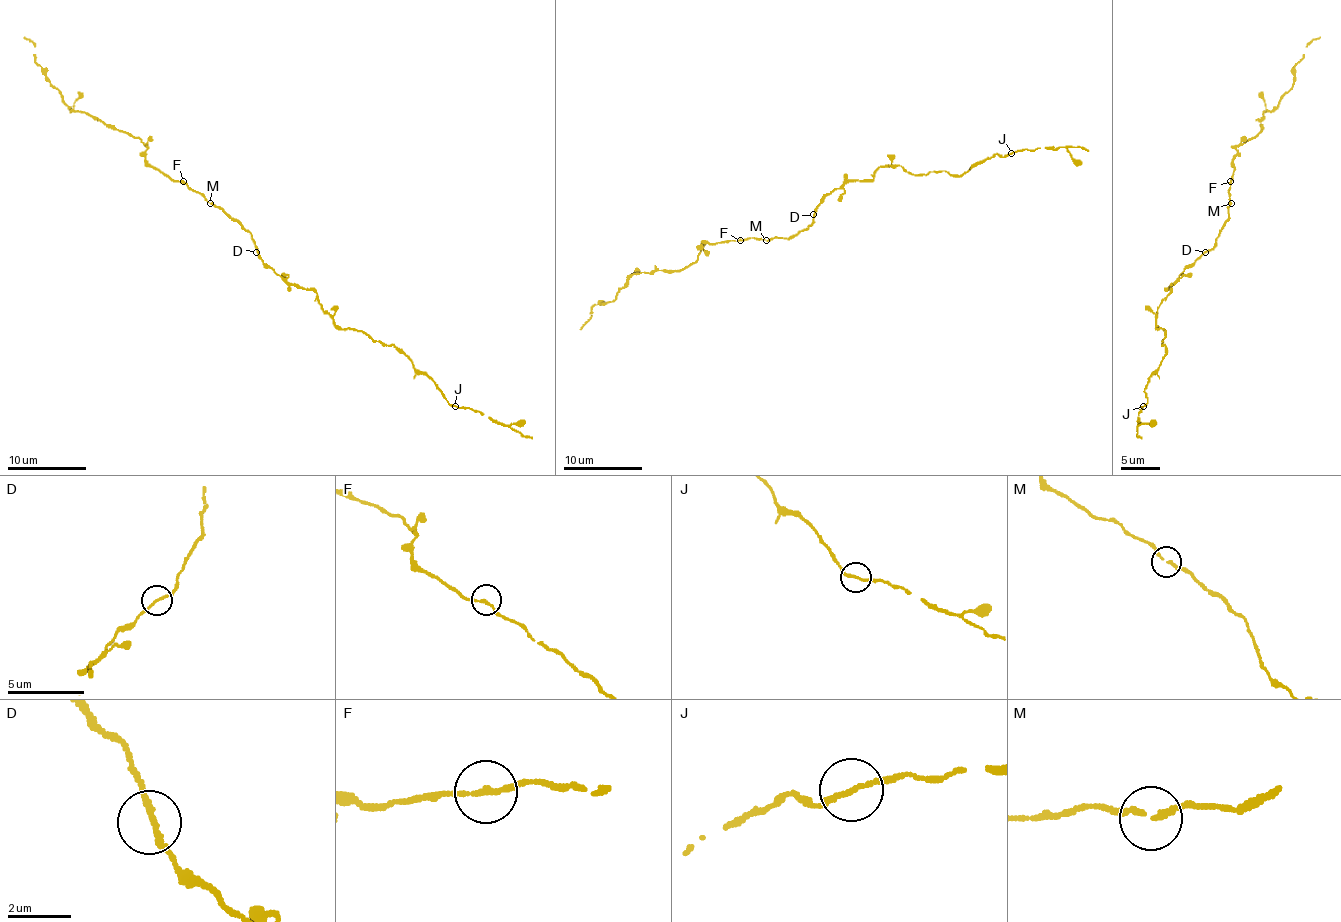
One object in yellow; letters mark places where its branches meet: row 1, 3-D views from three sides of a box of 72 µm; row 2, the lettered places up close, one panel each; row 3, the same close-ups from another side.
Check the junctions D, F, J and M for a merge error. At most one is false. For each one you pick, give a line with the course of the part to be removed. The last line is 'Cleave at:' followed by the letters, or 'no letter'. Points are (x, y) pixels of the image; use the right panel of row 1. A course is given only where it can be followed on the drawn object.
Cleave at: no letter

